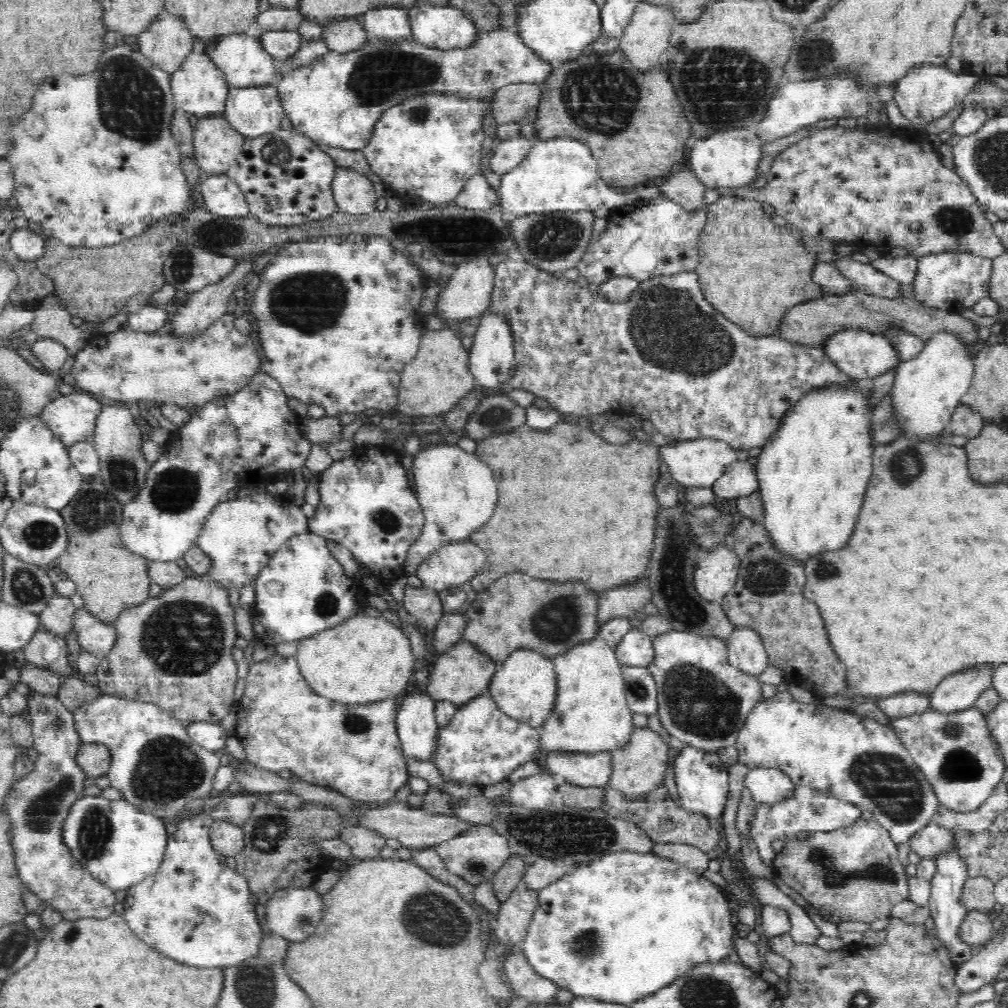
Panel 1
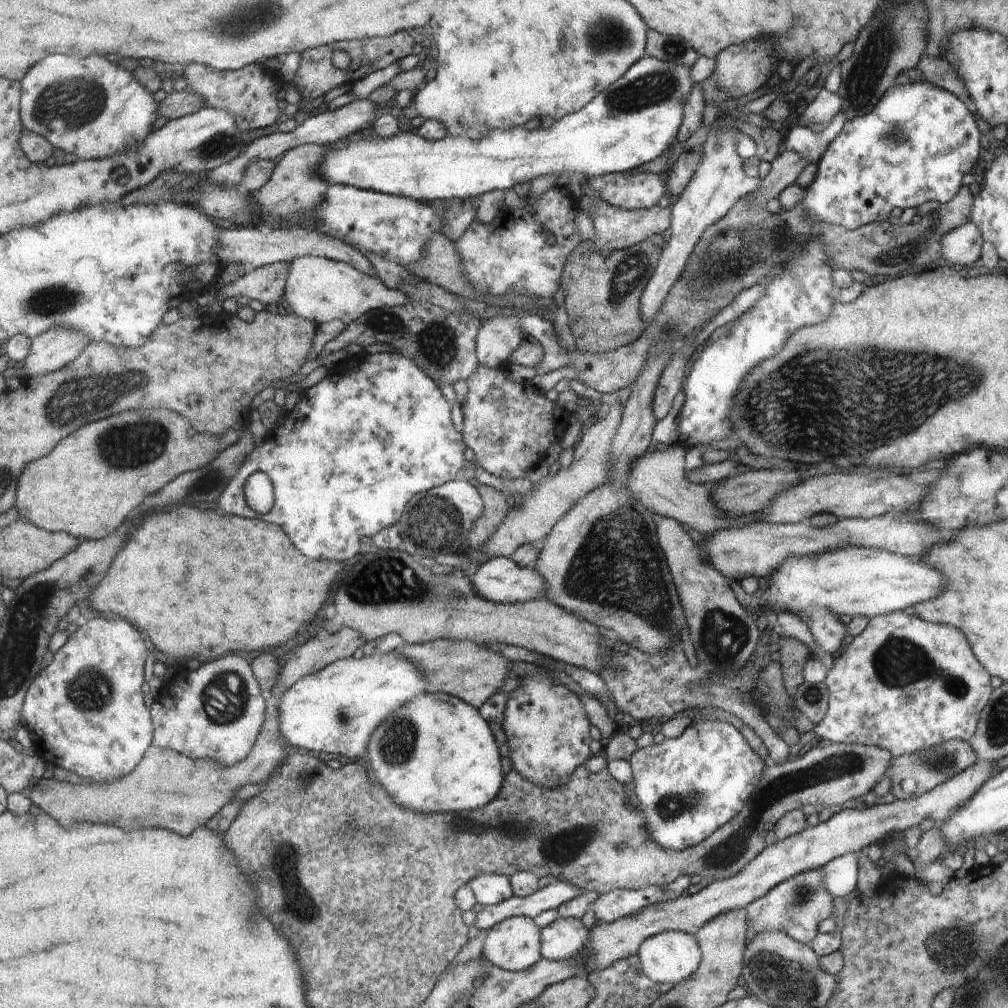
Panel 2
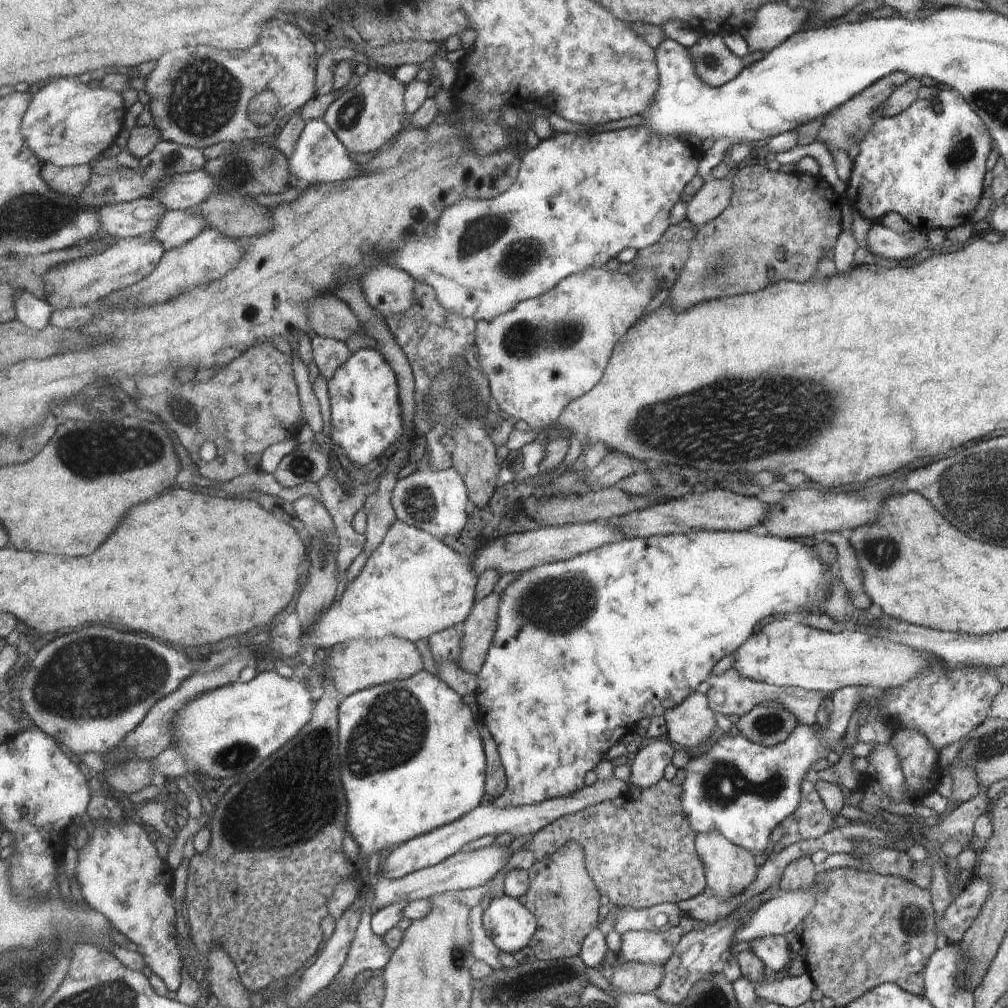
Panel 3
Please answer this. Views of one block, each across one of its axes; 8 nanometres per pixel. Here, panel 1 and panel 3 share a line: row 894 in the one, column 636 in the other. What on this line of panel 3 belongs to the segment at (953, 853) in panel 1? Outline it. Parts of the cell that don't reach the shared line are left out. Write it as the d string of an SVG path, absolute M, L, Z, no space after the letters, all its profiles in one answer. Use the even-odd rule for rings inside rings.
M680 927L665 931L628 931L621 934L623 961L664 964L674 954L683 931Z

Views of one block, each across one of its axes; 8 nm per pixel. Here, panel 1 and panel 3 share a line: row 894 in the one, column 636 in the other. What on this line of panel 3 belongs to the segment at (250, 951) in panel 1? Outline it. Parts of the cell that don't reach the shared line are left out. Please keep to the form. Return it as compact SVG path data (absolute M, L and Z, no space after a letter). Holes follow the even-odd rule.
M644 125L639 127L626 127L615 131L593 132L591 134L579 132L557 133L549 139L542 139L533 142L530 148L522 154L521 165L515 178L515 184L505 190L499 197L493 199L469 199L463 198L454 205L444 209L436 222L436 236L426 234L411 243L403 245L400 249L389 255L387 264L405 270L416 282L426 283L435 287L435 293L444 308L452 311L453 314L473 318L477 321L489 321L494 317L507 313L515 308L519 302L539 297L555 288L563 278L574 273L582 273L588 267L604 266L609 260L616 257L624 248L634 248L639 251L658 242L664 233L667 232L670 222L670 210L680 200L680 194L684 186L696 176L698 158L688 156L688 146L684 146L681 140L676 137L661 137L647 129Z

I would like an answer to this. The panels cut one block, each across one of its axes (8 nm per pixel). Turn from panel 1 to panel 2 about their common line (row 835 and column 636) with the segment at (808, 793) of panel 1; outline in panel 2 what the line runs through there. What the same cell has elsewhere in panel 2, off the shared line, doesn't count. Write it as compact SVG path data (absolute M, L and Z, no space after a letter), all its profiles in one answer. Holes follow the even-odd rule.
M707 711L703 714L702 718L698 720L693 719L693 722L684 730L682 736L674 738L674 740L664 740L660 742L660 744L652 743L652 746L648 746L648 748L637 748L634 753L632 753L628 762L630 762L634 778L634 796L636 796L636 800L640 802L637 808L642 812L642 816L644 816L646 832L648 832L648 836L652 838L652 842L656 842L656 844L658 844L661 849L664 848L664 850L684 850L689 846L698 845L699 842L710 837L720 826L724 826L727 822L730 822L732 818L744 808L747 801L750 800L751 794L755 792L756 786L759 785L760 778L764 776L764 770L766 770L767 764L771 763L769 759L764 760L761 757L758 758L758 756L752 752L752 748L750 748L748 742L742 738L742 734L740 734L738 728L714 717L710 716L708 718Z

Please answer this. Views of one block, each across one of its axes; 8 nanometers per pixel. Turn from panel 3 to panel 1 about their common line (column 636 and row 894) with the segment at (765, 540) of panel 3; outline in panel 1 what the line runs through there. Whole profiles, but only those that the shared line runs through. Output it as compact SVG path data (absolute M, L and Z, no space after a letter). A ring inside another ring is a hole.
M622 851L606 854L598 860L593 860L589 865L569 870L561 879L549 884L546 888L541 888L537 893L539 904L534 911L525 939L517 944L515 951L526 956L531 968L541 977L556 982L562 992L570 992L576 996L584 994L584 998L598 998L606 1002L630 1004L674 983L676 978L684 976L698 964L718 963L732 953L732 946L734 946L732 942L734 934L732 934L732 922L730 922L732 916L730 916L728 900L722 896L722 892L718 892L718 888L706 878L702 878L702 875L694 876L685 865L664 857L660 858L652 852Z

